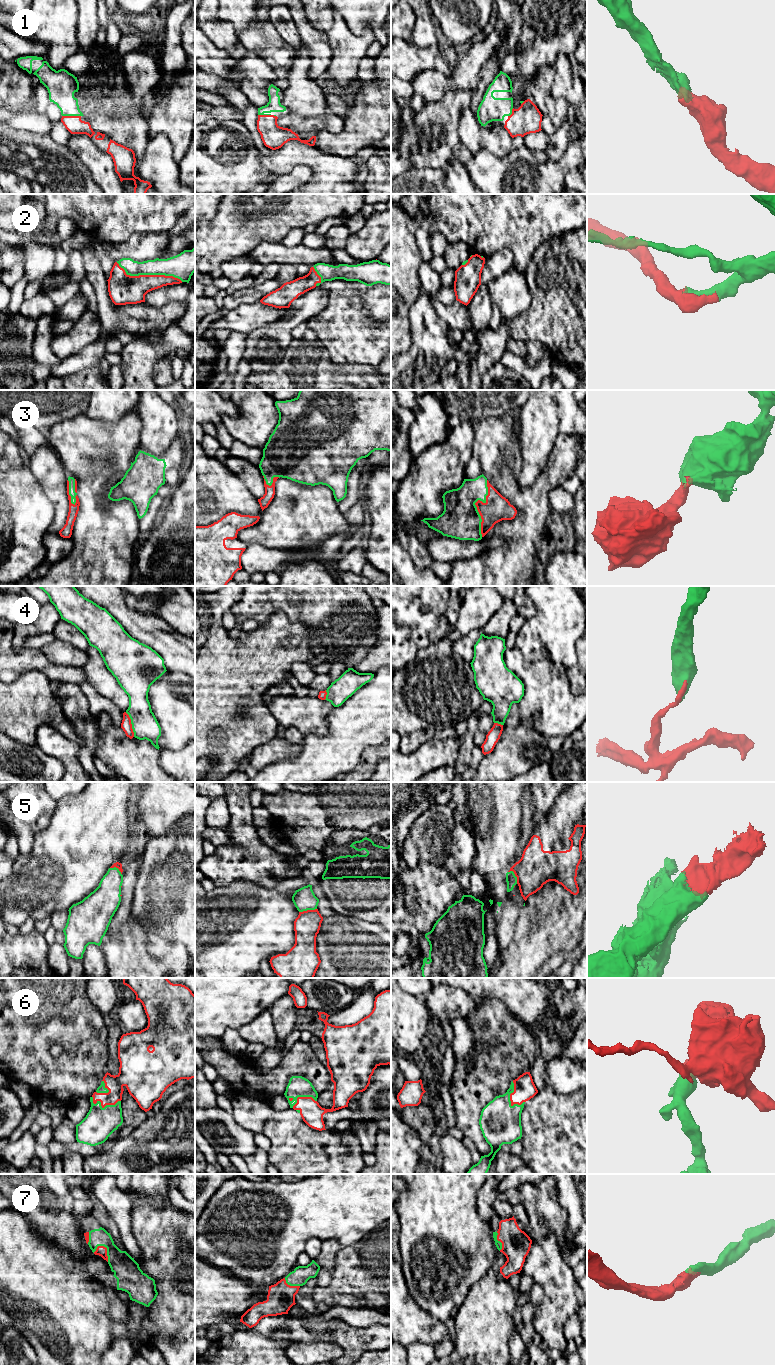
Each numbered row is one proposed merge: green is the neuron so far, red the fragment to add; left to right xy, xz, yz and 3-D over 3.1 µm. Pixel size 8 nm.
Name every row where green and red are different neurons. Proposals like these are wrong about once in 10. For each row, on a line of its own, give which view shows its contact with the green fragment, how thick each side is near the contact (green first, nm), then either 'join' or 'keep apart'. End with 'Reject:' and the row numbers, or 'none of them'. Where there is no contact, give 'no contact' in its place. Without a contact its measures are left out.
1: meets green in xy; 240 nm thick on the green side, 140 nm on the other; join
2: meets green in xy; 190 nm thick on the green side, 240 nm on the other; join
3: meets green in yz; 300 nm thick on the green side, 200 nm on the other; join
4: meets green in xy; 200 nm thick on the green side, 90 nm on the other; keep apart
5: meets green in xz; 180 nm thick on the green side, 200 nm on the other; join
6: meets green in yz; 320 nm thick on the green side, 180 nm on the other; join
7: meets green in xy; 220 nm thick on the green side, 80 nm on the other; join
Reject: 4

